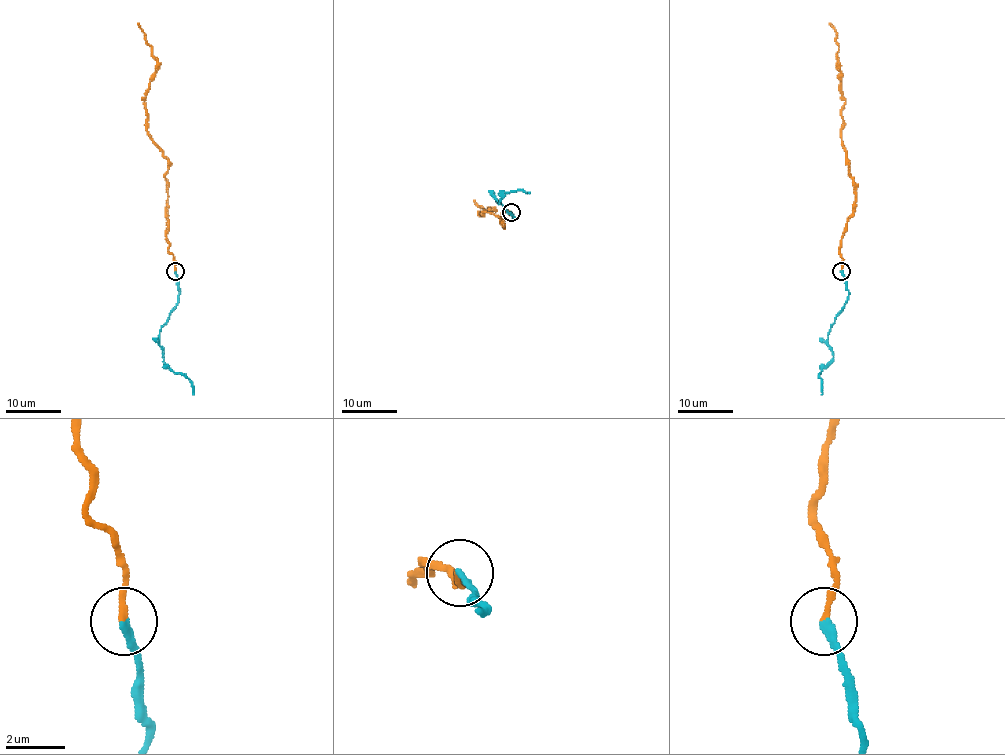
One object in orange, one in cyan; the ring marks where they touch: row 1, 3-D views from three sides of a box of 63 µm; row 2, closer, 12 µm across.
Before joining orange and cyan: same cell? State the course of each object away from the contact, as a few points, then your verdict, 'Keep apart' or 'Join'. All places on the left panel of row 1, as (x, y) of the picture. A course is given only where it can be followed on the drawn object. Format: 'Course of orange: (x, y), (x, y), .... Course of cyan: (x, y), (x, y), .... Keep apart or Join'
Course of orange: (174, 270), (166, 237), (168, 159), (147, 131), (144, 98), (157, 59), (137, 23). Course of cyan: (174, 270), (179, 299), (161, 328), (159, 346), (162, 357), (174, 372), (181, 372), (190, 380), (194, 394). Keep apart

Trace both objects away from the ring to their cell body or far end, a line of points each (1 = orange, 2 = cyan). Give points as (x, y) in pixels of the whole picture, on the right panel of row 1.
1: (841, 270), (840, 242), (854, 210), (855, 182), (841, 131), (845, 98), (839, 46), (829, 23)
2: (841, 270), (848, 299), (830, 328), (828, 346), (833, 357), (819, 372), (821, 394)

